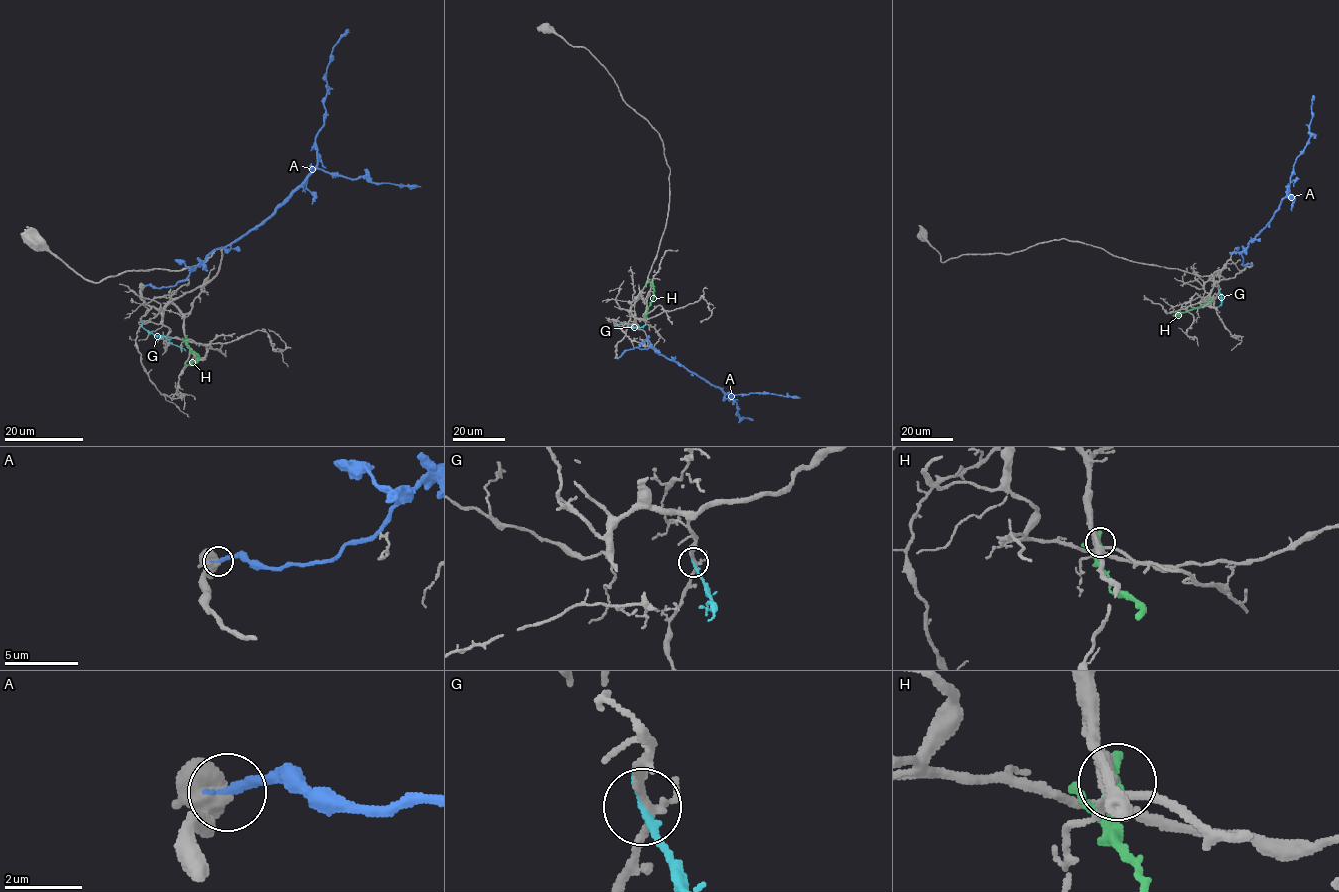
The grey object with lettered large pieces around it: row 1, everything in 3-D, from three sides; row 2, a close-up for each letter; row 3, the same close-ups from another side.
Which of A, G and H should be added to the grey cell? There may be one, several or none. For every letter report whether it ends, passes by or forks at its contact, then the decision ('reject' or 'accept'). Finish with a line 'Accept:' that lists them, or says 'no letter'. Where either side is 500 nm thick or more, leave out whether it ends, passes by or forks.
A: accept
G: it ends; reject
H: it ends; reject
Accept: A

